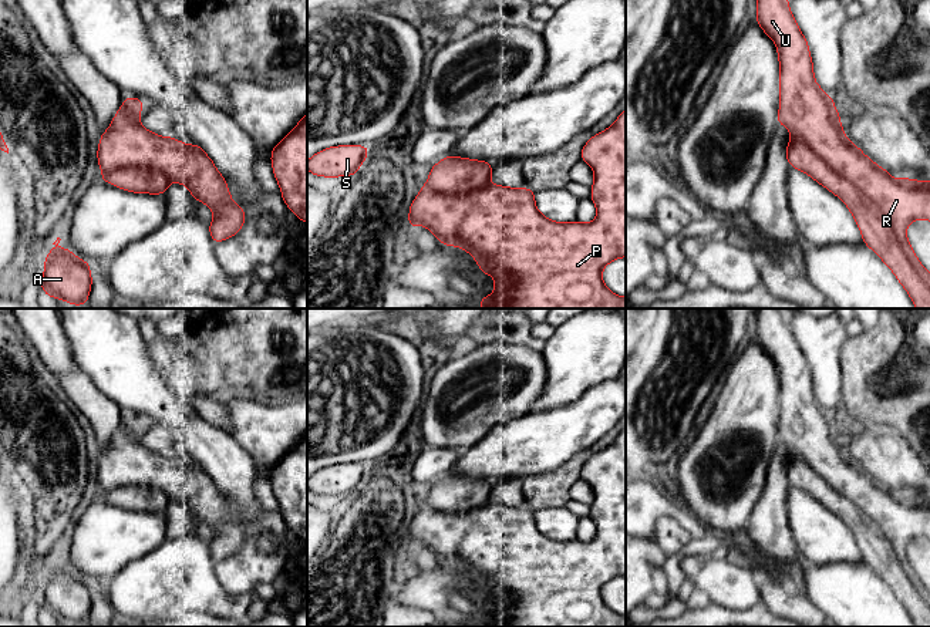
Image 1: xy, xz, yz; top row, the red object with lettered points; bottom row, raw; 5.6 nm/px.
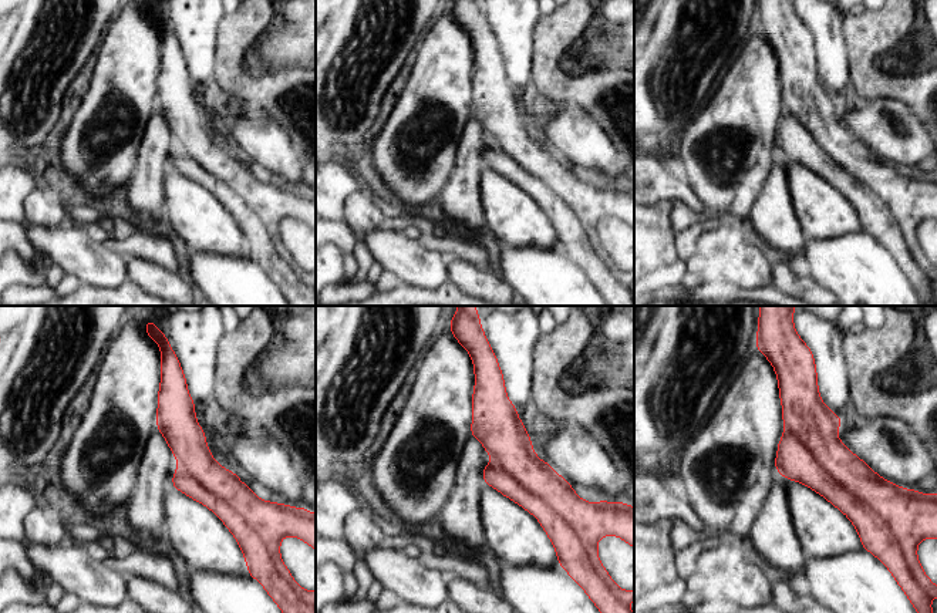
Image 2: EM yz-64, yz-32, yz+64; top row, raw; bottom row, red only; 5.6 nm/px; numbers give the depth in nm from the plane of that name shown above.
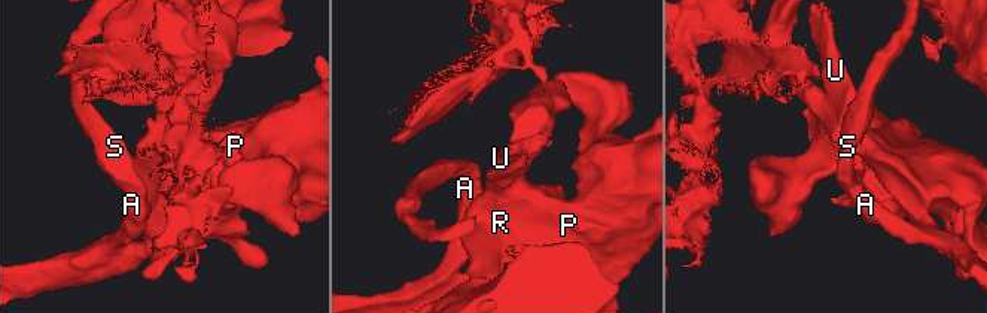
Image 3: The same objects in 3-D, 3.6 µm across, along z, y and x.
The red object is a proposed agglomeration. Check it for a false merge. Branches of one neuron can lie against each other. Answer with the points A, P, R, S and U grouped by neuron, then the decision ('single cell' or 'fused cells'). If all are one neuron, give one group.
groups A P R S U; single cell

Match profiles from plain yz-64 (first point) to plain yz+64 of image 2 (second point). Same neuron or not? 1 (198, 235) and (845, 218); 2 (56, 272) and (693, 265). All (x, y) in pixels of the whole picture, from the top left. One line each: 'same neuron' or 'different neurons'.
1: same neuron
2: same neuron

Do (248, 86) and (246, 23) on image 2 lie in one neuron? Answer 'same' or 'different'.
same

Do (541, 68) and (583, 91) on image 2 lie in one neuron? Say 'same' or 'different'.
same

